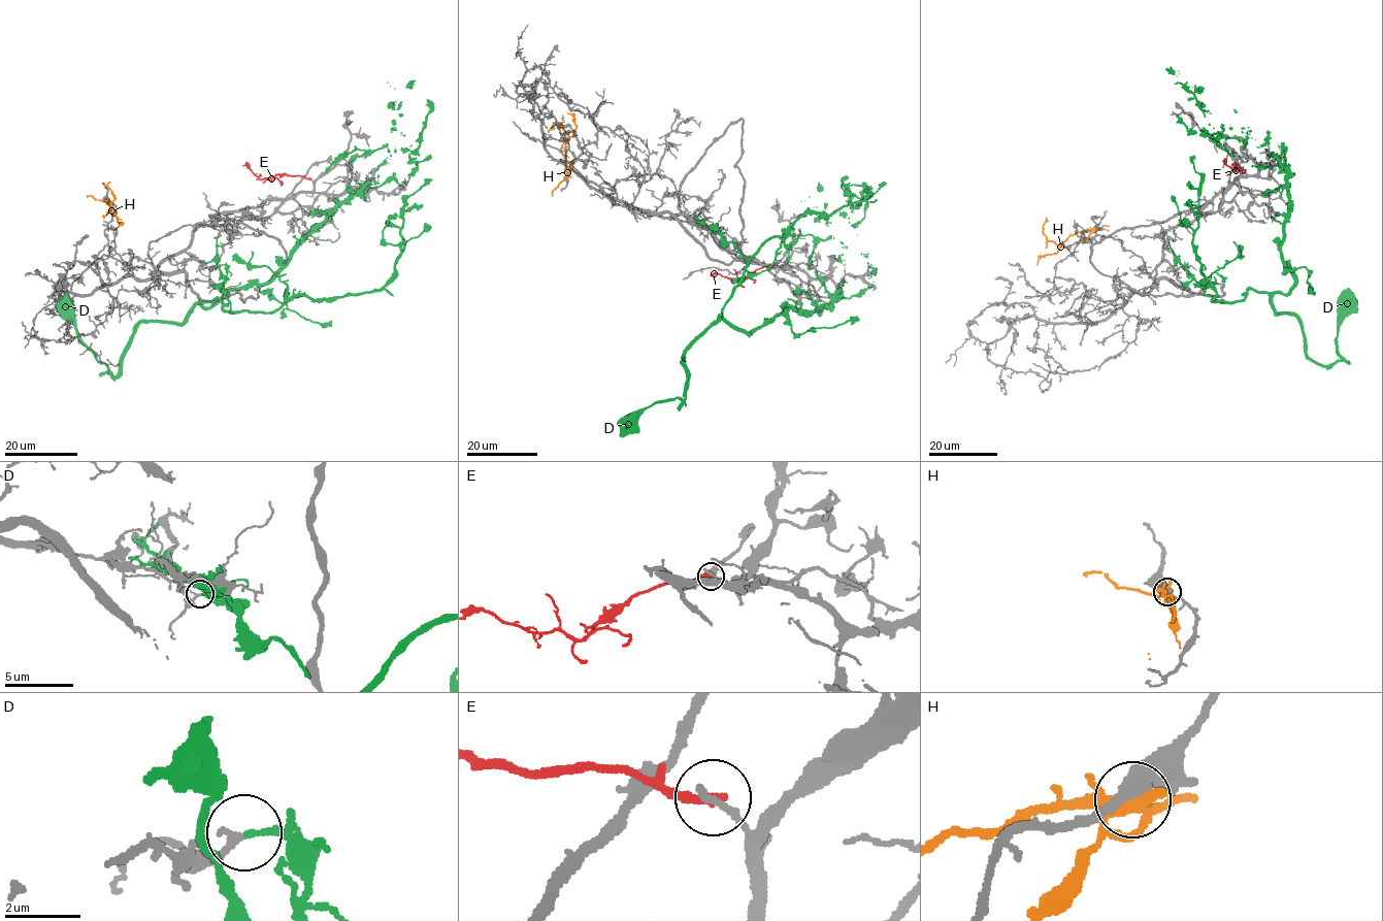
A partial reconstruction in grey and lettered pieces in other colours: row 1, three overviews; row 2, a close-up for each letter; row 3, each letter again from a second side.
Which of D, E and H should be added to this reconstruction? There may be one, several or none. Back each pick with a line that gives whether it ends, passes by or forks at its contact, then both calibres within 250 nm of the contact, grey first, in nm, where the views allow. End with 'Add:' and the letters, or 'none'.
Add: none

